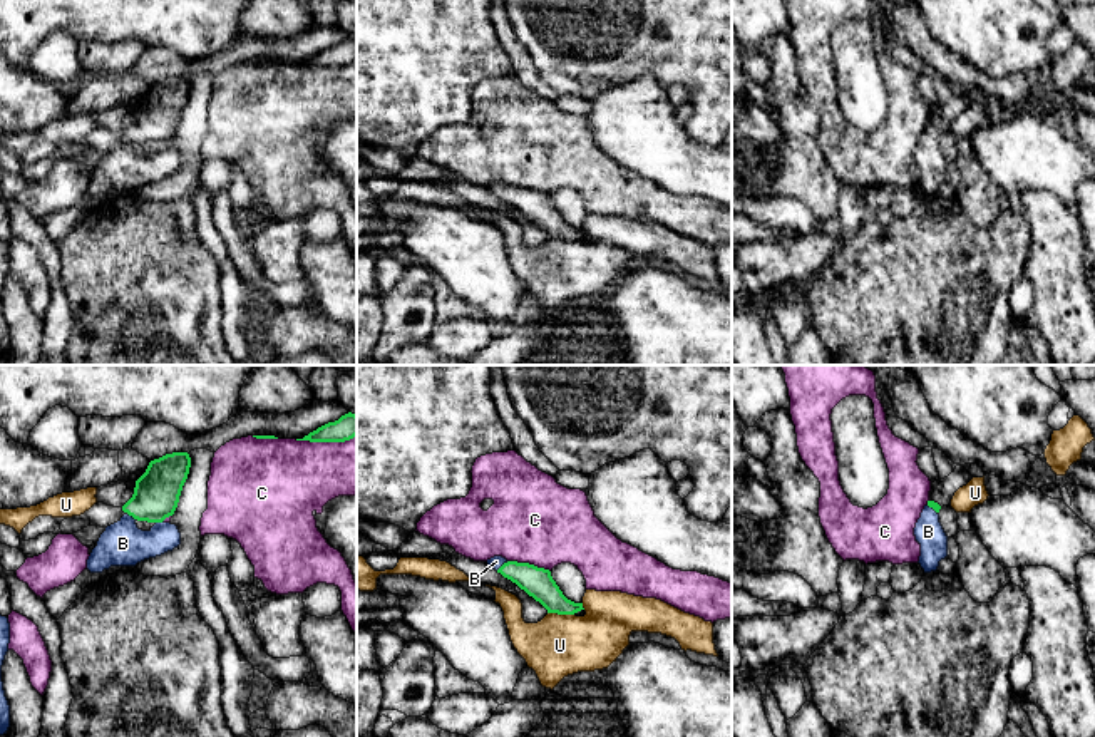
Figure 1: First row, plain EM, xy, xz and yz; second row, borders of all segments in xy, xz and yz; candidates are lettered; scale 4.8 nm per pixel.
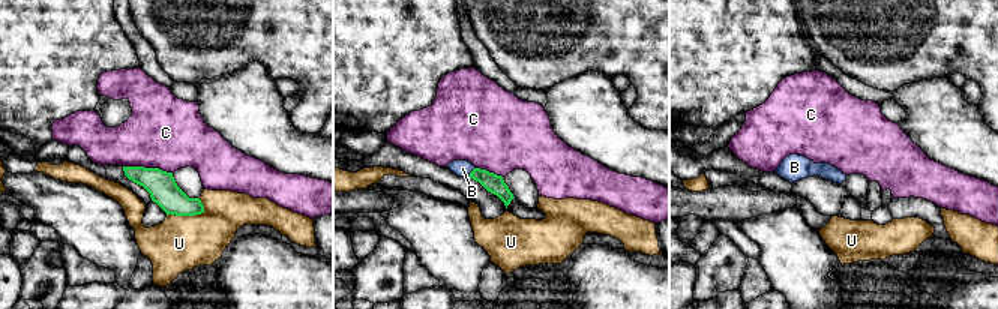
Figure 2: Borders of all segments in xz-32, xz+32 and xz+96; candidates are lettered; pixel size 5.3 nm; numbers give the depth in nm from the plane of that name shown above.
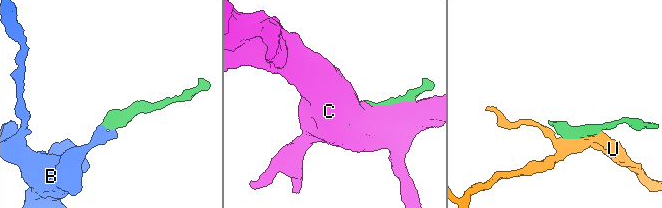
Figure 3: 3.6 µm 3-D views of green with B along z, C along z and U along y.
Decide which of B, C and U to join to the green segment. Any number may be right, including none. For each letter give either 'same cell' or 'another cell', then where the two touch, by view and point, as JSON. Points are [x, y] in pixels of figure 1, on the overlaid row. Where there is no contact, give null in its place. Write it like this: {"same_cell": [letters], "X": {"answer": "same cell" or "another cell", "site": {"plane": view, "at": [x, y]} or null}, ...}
{"same_cell": ["B"], "B": {"answer": "same cell", "site": {"plane": "xz", "at": [503, 565]}}, "C": {"answer": "another cell", "site": {"plane": "xy", "at": [325, 441]}}, "U": {"answer": "another cell", "site": {"plane": "xz", "at": [561, 613]}}}

